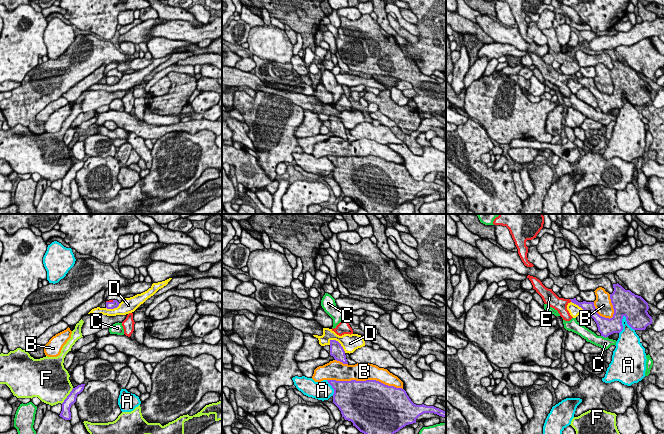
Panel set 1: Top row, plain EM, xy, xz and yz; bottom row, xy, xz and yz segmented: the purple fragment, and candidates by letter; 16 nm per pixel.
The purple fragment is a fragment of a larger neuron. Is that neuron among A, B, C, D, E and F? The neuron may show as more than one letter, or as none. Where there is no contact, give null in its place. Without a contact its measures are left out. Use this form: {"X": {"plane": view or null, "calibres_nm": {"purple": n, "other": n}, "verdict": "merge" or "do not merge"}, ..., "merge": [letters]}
{"A": {"plane": "yz", "calibres_nm": {"purple": 380, "other": 300}, "verdict": "do not merge"}, "B": {"plane": "xz", "calibres_nm": {"purple": 500, "other": 280}, "verdict": "do not merge"}, "C": {"plane": "yz", "calibres_nm": {"purple": 280, "other": 180}, "verdict": "do not merge"}, "D": {"plane": "xz", "calibres_nm": {"purple": 220, "other": 280}, "verdict": "do not merge"}, "E": {"plane": "yz", "calibres_nm": {"purple": 140, "other": 220}, "verdict": "merge"}, "F": {"plane": "xy", "calibres_nm": {"purple": 160, "other": 500}, "verdict": "do not merge"}, "merge": ["E"]}

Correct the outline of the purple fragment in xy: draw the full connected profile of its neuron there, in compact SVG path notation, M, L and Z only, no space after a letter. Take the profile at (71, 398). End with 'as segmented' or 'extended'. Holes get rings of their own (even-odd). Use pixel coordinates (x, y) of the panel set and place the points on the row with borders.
M81 384L72 389L70 394L67 396L67 398L62 403L62 411L59 415L60 417L62 417L65 420L71 419L71 412L70 412L71 405L76 402L77 395L83 391L84 386L85 384Z; as segmented

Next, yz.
M528 275L533 289L542 297L545 304L558 311L565 321L570 321L573 317L567 310L567 305L572 302L590 314L597 324L601 336L608 337L613 333L620 333L623 330L622 319L625 316L627 324L634 330L645 330L652 324L652 317L648 314L648 303L630 290L625 290L621 285L613 284L614 291L610 294L614 314L612 318L600 316L594 306L594 302L578 302L574 299L559 298L552 289L546 288L536 277Z; extended

